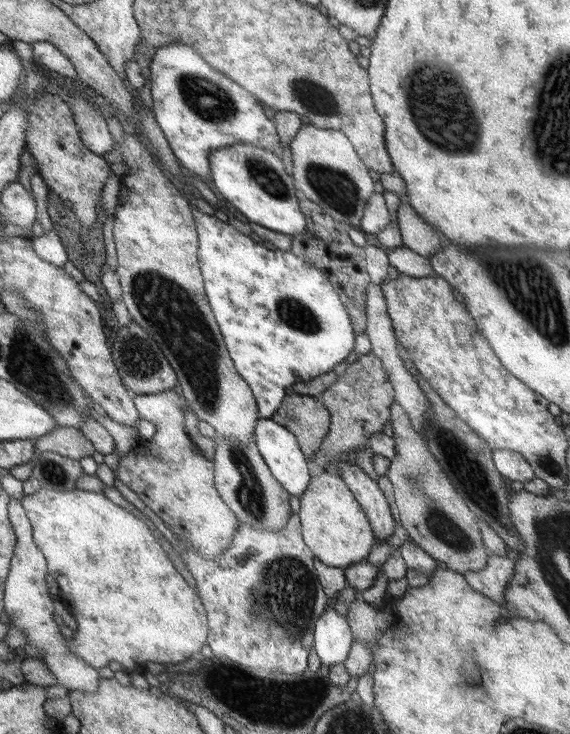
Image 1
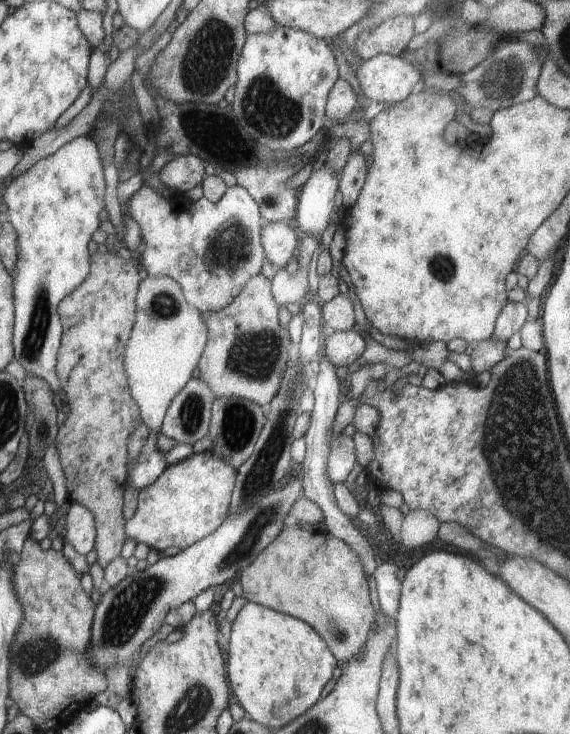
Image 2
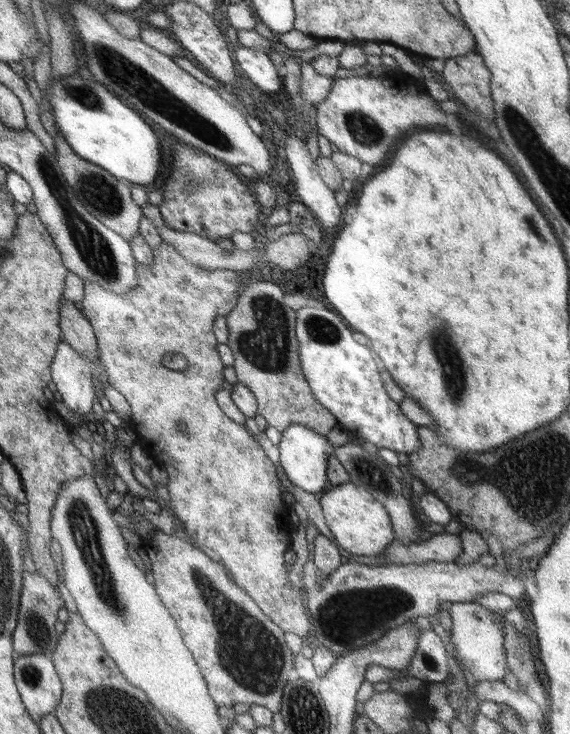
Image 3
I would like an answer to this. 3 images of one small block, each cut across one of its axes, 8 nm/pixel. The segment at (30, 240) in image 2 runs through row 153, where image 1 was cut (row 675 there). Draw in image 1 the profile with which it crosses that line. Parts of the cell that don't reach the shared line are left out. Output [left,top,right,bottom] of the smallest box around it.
[4,498,99,693]

